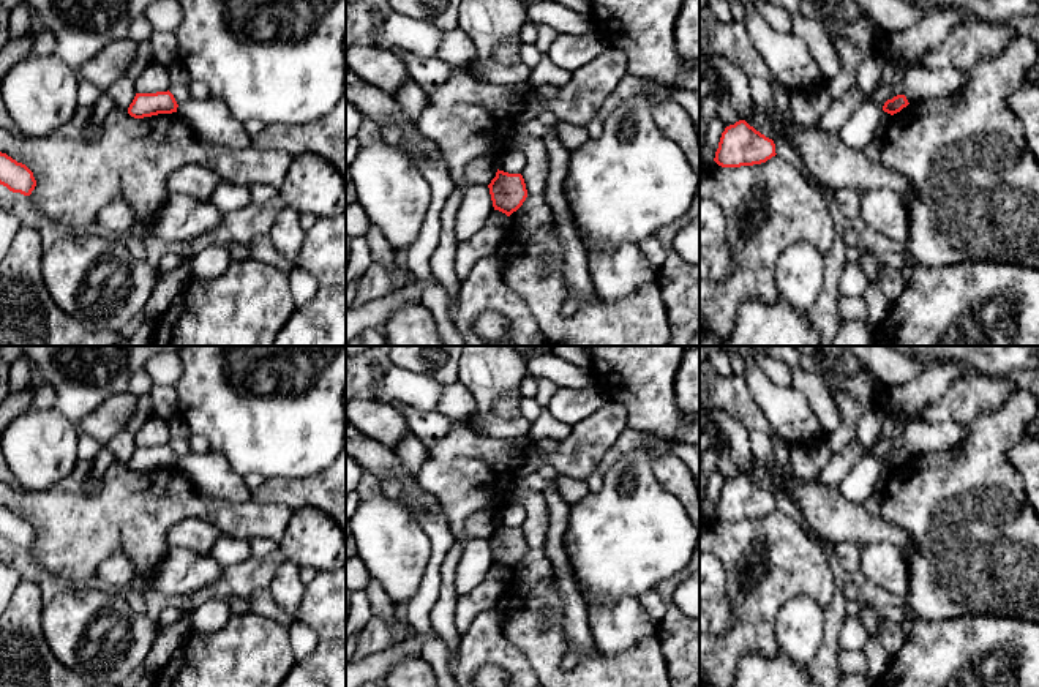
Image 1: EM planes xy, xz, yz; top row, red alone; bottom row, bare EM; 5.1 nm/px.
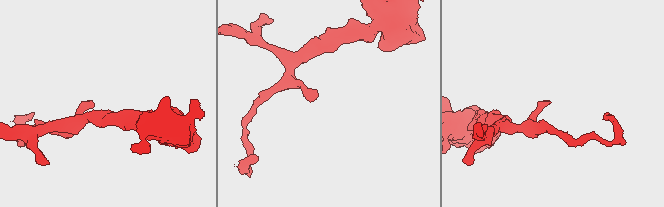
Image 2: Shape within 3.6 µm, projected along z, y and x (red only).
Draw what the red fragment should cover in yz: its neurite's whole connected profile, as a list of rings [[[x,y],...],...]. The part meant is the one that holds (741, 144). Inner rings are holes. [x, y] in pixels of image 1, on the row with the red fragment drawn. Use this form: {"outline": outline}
{"outline": [[[739,120],[722,133],[714,161],[722,167],[741,167],[766,163],[775,155],[772,139]]]}

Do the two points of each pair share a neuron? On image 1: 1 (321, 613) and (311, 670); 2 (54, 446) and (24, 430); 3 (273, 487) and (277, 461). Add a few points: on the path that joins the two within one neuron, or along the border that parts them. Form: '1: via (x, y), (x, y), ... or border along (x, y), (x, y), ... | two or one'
1: via (326, 627), (326, 656) | one
2: via (46, 446), (40, 446), (32, 438) | one
3: border along (311, 474), (266, 479) | two

